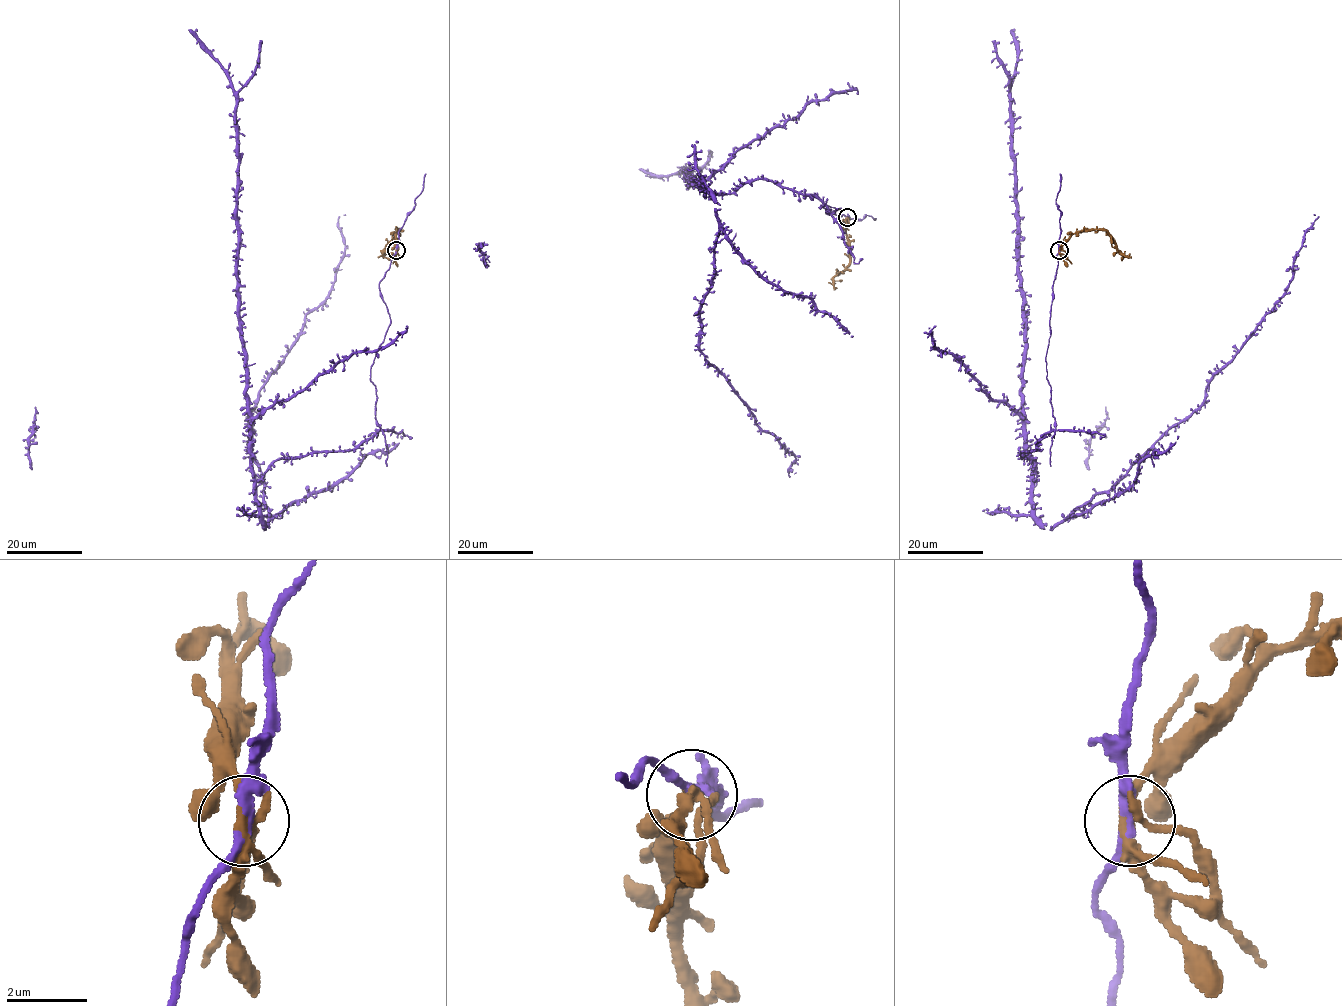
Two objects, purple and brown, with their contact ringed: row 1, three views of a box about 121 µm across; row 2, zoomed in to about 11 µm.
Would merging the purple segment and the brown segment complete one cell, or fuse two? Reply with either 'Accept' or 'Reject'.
Reject

